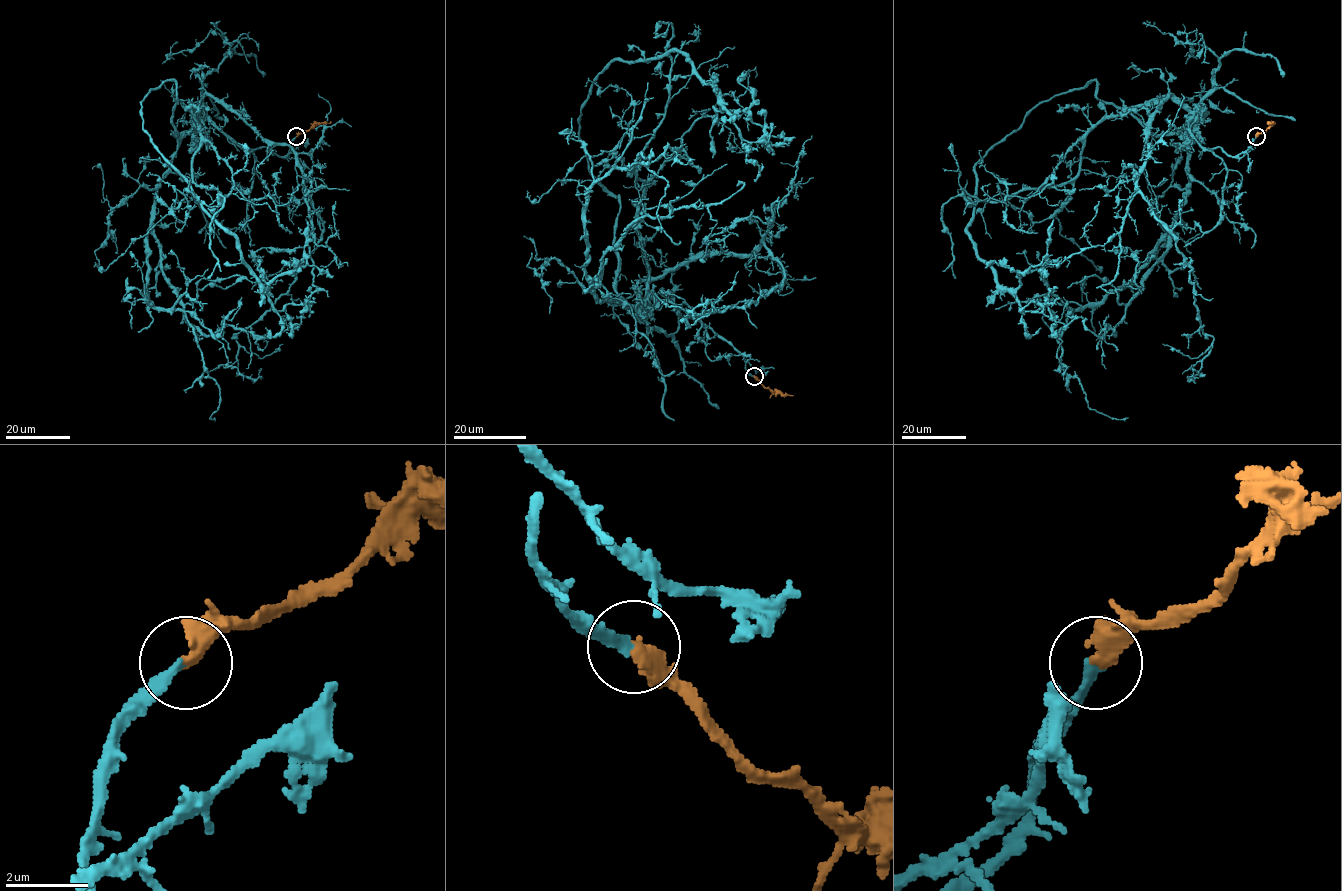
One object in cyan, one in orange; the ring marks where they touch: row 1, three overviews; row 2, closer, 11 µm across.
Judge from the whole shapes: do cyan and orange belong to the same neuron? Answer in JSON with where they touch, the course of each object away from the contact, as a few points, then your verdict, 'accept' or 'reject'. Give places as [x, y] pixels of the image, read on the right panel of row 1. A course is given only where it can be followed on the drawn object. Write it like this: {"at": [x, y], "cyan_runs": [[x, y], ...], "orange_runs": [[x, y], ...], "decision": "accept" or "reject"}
{"at": [1256, 136], "cyan_runs": [[1256, 136], [1205, 149], [1155, 97], [1106, 115], [1072, 179], [974, 201], [967, 232], [1016, 289], [1053, 219]], "orange_runs": [[1256, 136], [1273, 121]], "decision": "accept"}

